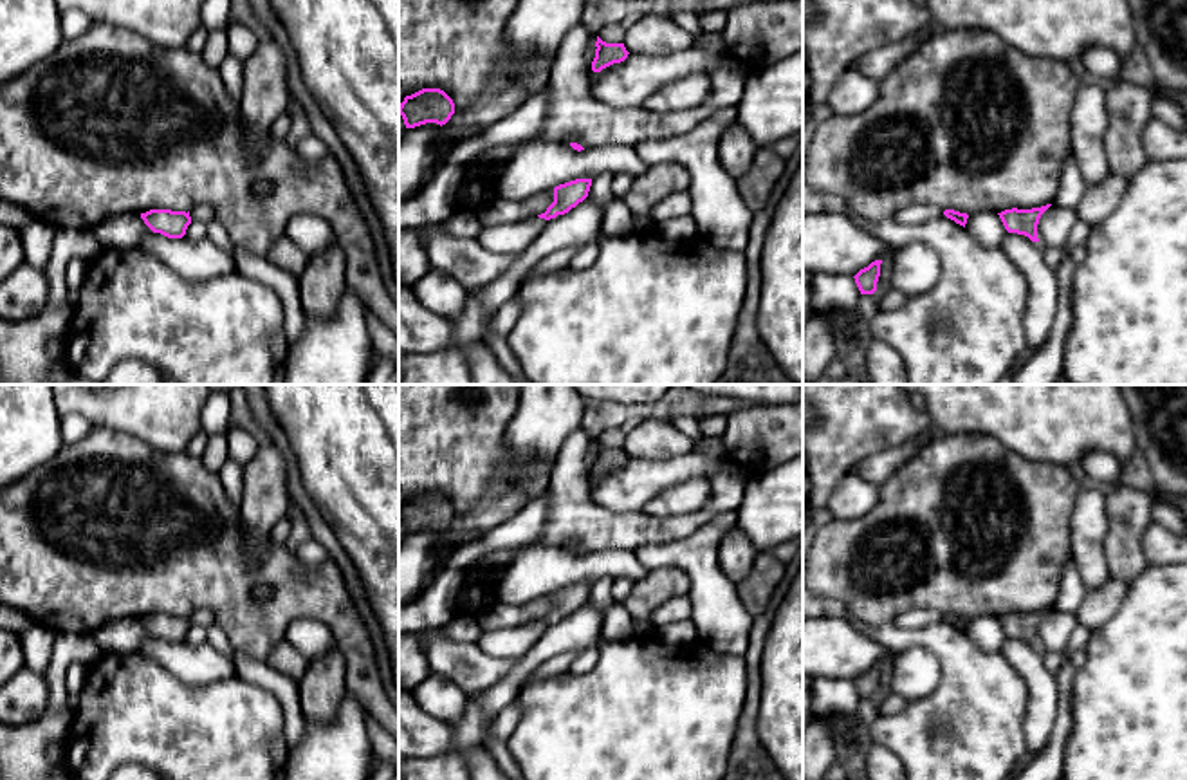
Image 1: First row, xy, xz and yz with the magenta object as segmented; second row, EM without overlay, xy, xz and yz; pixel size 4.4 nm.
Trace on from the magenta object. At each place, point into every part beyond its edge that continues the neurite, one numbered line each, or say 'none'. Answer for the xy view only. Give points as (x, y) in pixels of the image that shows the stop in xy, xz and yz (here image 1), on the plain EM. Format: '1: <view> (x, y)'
none

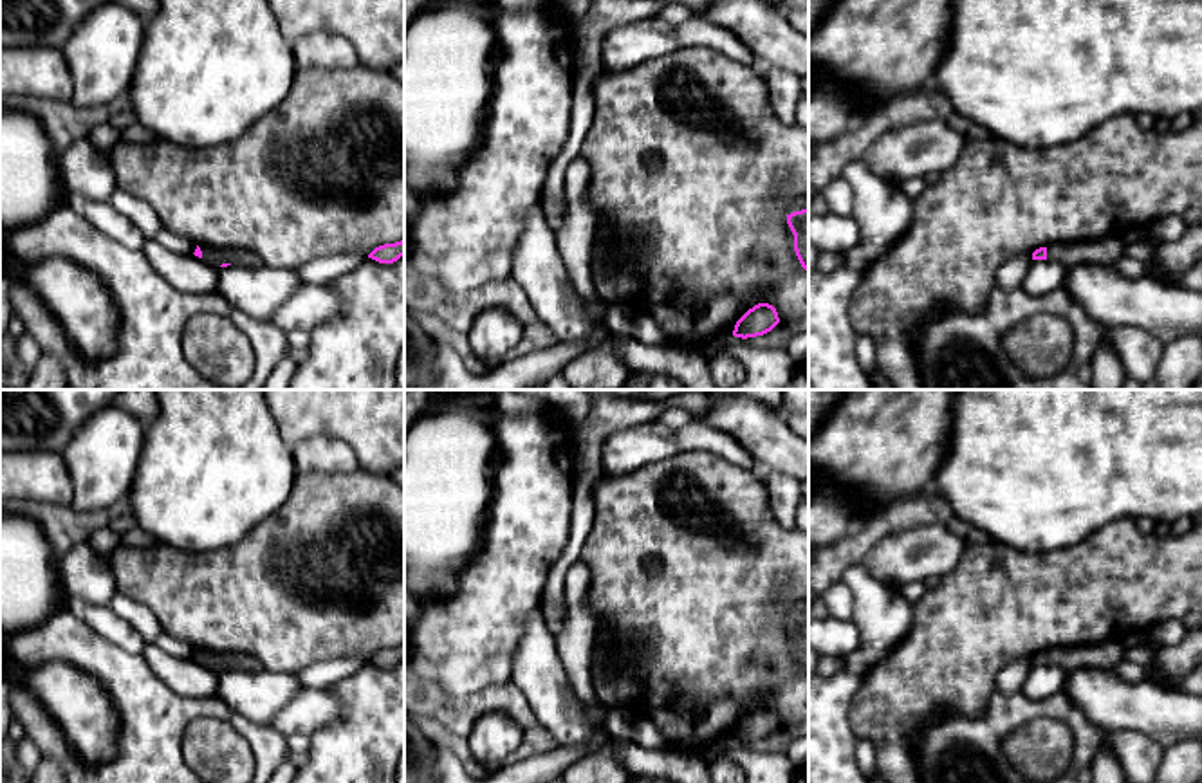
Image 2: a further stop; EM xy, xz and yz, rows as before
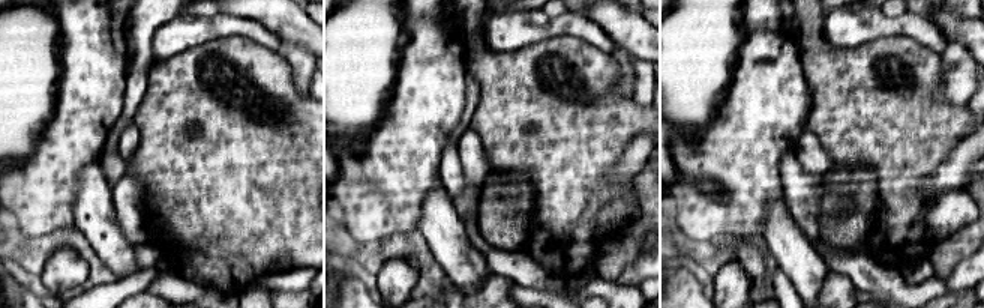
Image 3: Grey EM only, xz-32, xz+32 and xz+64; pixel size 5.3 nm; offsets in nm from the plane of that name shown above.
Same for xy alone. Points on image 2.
1: xy (215, 661)

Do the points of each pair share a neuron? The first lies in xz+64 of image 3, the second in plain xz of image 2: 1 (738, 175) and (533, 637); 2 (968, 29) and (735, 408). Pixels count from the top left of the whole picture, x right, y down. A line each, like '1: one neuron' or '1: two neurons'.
1: two neurons
2: one neuron

